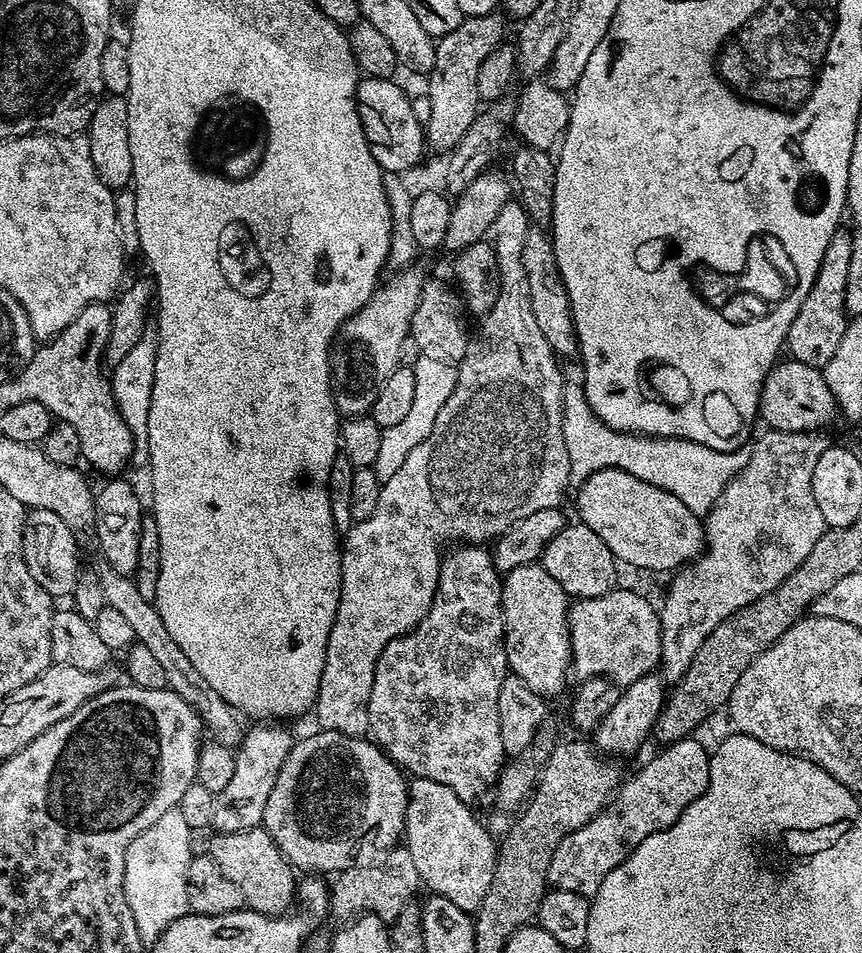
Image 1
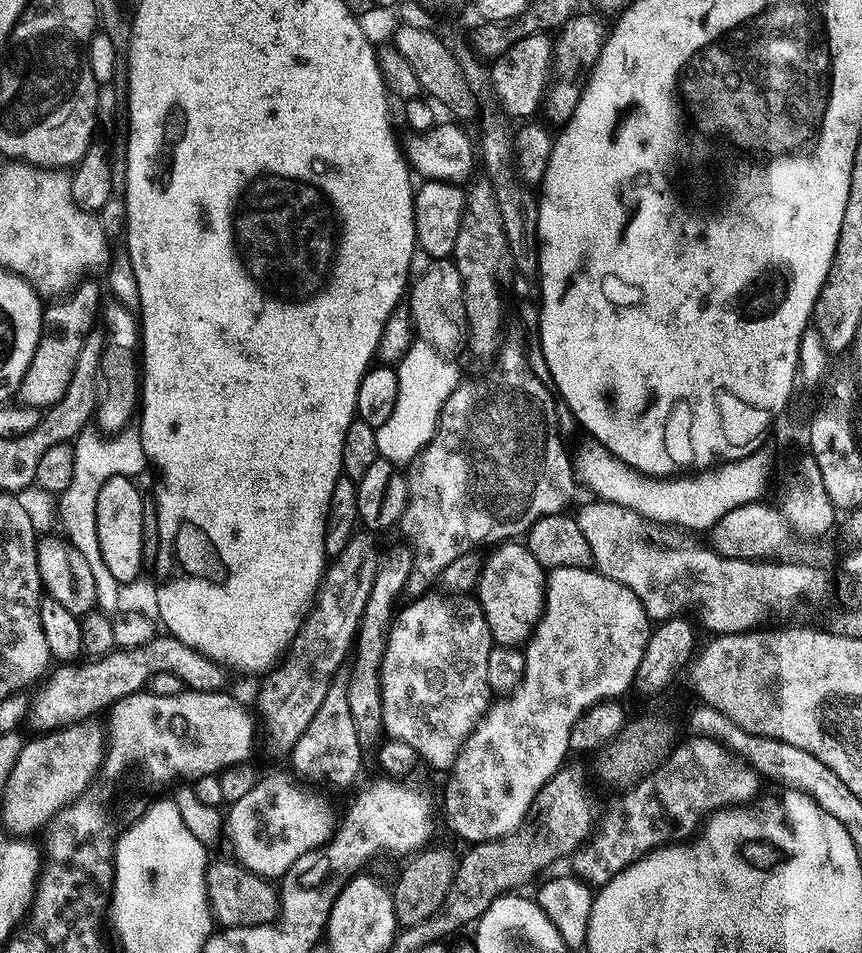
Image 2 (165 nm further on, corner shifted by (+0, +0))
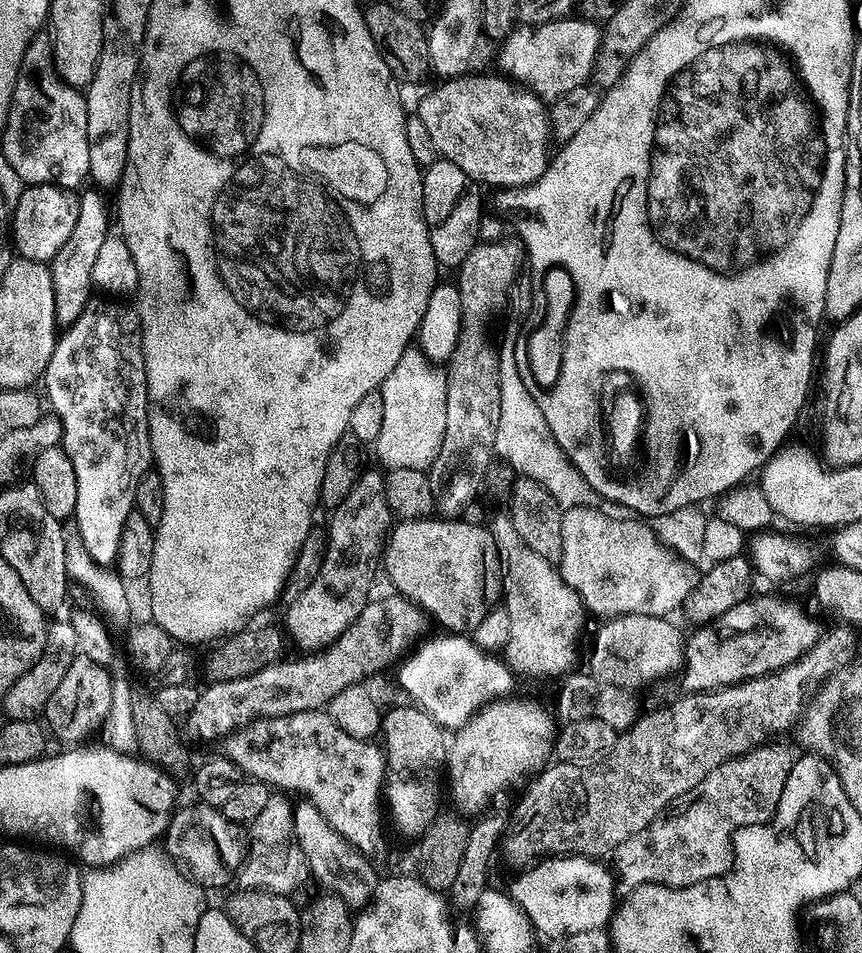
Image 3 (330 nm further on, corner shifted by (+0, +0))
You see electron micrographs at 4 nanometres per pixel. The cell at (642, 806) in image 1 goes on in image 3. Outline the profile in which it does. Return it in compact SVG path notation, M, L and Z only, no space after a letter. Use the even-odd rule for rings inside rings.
M768 742L759 748L743 752L733 760L722 762L695 790L680 797L663 813L646 826L646 830L638 830L622 846L611 853L611 867L617 881L631 890L643 884L665 884L668 888L685 888L698 882L706 882L710 878L724 876L734 866L734 837L740 828L751 824L767 824L776 812L778 802L782 798L782 790L786 786L786 778L792 769L794 753L784 744Z

